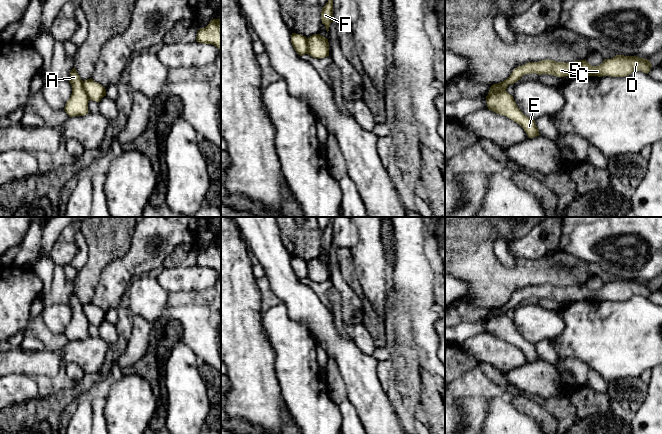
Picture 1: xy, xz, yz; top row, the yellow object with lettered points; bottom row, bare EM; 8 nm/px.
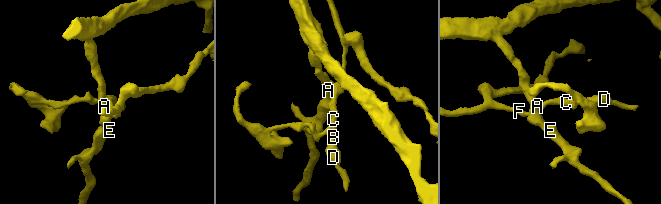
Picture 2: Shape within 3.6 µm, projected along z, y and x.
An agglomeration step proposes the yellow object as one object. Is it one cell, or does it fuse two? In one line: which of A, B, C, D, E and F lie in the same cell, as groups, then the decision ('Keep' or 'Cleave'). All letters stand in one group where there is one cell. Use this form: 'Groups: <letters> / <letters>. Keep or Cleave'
Groups: A E / B C D F. Cleave

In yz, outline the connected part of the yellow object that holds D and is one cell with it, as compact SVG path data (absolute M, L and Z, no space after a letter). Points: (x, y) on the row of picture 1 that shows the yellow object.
M616 55L611 59L605 59L598 66L590 65L586 59L569 63L547 59L529 62L515 68L506 80L493 84L489 92L497 93L506 90L509 85L516 83L525 74L549 74L556 77L568 76L570 78L581 76L625 77L634 71L642 71L648 74L651 67L652 64L649 60L637 56Z

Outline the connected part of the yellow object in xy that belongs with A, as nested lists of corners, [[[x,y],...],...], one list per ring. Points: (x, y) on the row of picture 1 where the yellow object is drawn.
[[[75,67],[70,72],[69,82],[72,86],[72,94],[65,105],[65,112],[69,117],[84,116],[88,111],[88,96],[83,88],[83,81]]]

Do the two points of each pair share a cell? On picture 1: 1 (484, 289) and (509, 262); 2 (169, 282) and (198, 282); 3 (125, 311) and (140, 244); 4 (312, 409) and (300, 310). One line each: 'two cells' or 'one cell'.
1: two cells
2: one cell
3: two cells
4: two cells

